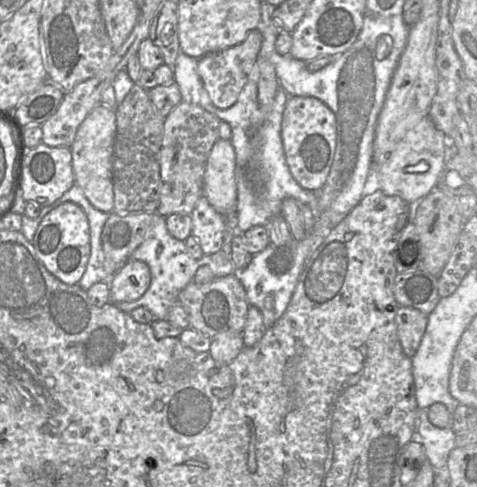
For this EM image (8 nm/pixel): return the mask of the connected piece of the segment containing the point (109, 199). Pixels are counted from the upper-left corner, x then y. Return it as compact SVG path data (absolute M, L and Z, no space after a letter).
M99 104L79 126L74 142L70 147L76 185L82 189L92 206L107 214L114 210L112 154L115 136L115 110Z

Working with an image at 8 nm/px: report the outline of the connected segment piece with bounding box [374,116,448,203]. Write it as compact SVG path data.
M428 116L423 118L400 140L388 160L374 168L378 171L380 189L386 195L397 195L408 203L422 199L437 185L445 164L447 142L448 137L435 127L432 120Z

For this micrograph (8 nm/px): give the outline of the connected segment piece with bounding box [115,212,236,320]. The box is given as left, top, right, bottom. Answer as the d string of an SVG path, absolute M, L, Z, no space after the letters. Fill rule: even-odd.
M157 212L153 216L152 225L144 241L131 254L131 259L143 261L150 269L151 281L149 288L142 297L132 302L116 303L115 306L124 313L130 314L139 307L147 309L156 320L166 320L169 309L179 304L179 293L193 280L196 271L201 266L208 266L215 278L226 277L236 273L231 260L220 250L211 255L194 259L186 249L183 241L170 235L166 227L165 217Z

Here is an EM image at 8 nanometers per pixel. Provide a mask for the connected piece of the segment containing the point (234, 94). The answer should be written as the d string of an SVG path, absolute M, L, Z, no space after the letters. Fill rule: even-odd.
M258 29L252 30L240 44L218 53L207 54L198 59L197 71L207 94L215 107L225 110L233 106L257 63L263 36Z

